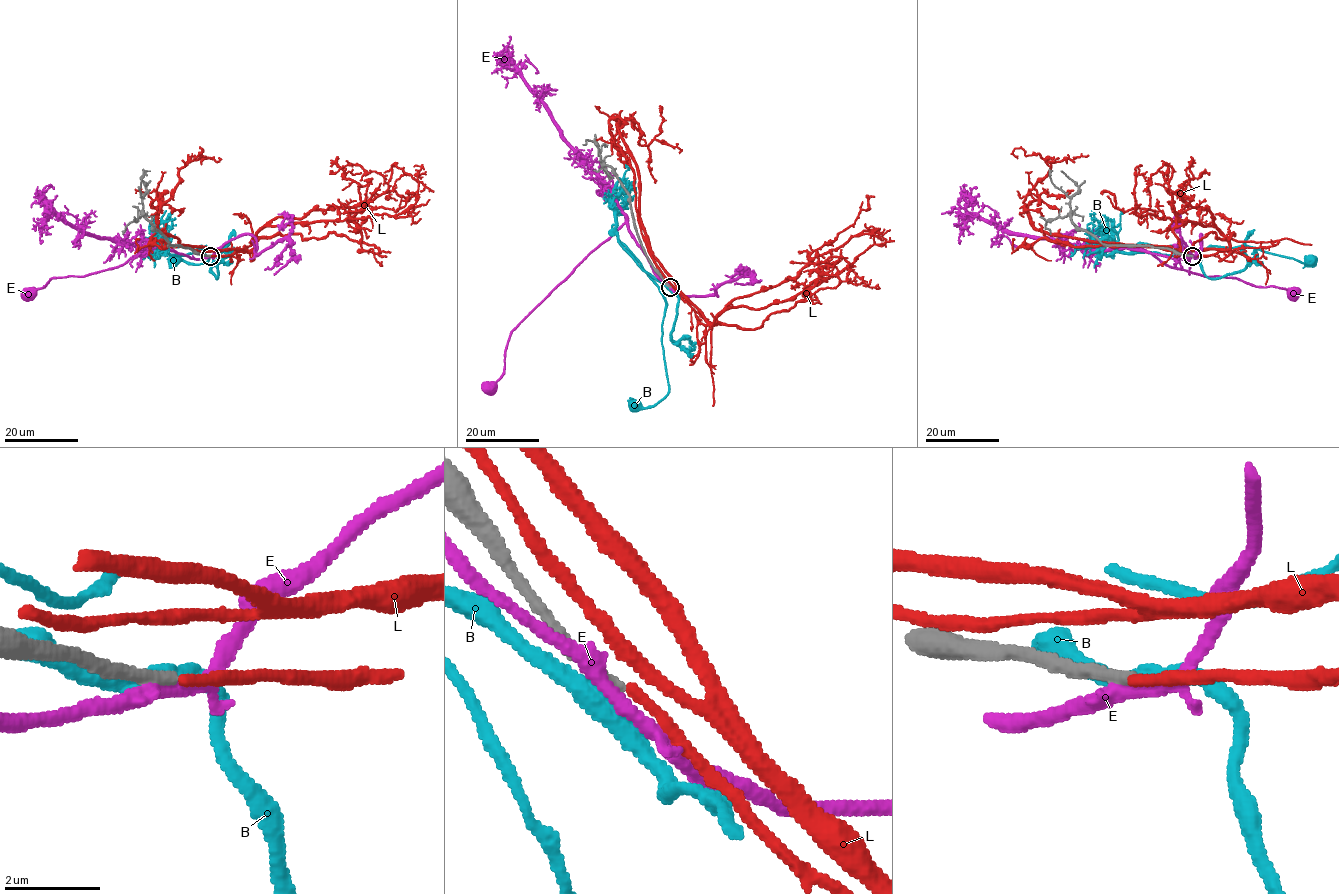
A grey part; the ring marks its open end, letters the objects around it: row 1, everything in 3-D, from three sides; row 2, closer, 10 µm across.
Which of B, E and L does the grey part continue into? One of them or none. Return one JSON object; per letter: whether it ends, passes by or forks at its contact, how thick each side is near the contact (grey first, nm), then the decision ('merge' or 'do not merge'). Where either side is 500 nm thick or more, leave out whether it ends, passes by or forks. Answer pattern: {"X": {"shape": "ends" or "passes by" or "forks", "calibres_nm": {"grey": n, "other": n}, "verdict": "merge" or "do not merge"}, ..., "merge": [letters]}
{"B": {"shape": "passes by", "calibres_nm": {"grey": 360, "other": 420}, "verdict": "do not merge"}, "E": {"shape": "passes by", "calibres_nm": {"grey": 320, "other": 320}, "verdict": "do not merge"}, "L": {"shape": "ends", "calibres_nm": {"grey": 260, "other": 240}, "verdict": "merge"}, "merge": ["L"]}

